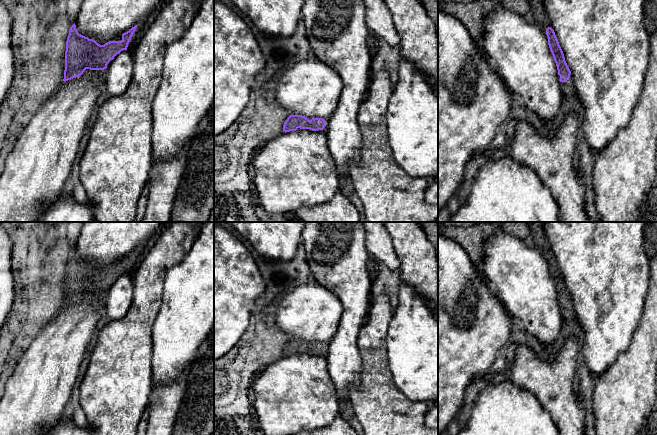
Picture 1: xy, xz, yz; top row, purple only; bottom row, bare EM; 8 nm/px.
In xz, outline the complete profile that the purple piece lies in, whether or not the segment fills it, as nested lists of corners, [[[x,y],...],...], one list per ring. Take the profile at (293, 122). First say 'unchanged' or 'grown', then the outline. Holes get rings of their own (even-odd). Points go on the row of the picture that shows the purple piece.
grown | [[[290,115],[283,125],[283,132],[298,131],[308,129],[326,133],[329,118],[307,118],[302,115]]]

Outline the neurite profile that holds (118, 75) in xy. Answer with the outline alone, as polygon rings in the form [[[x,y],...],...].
[[[123,50],[117,54],[105,72],[105,88],[109,96],[117,97],[125,93],[133,77],[133,54]]]

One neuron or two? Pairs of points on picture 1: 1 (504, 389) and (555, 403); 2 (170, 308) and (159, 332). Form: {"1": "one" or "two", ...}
{"1": "two", "2": "one"}

